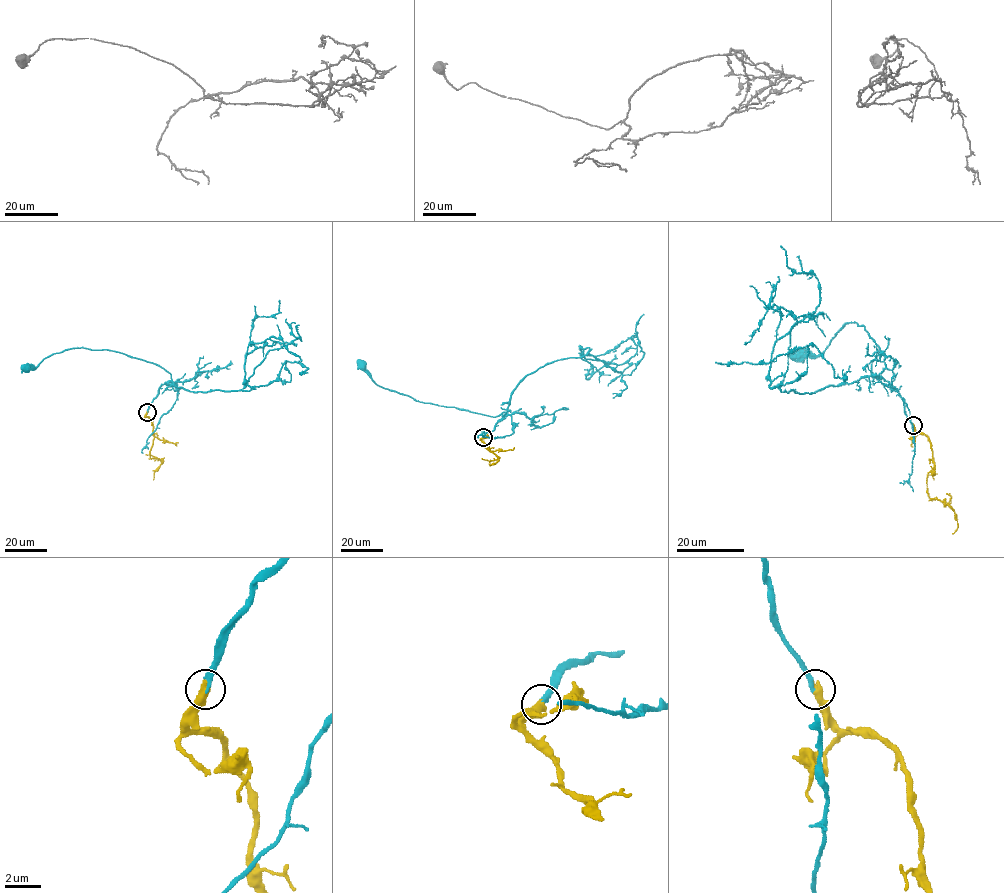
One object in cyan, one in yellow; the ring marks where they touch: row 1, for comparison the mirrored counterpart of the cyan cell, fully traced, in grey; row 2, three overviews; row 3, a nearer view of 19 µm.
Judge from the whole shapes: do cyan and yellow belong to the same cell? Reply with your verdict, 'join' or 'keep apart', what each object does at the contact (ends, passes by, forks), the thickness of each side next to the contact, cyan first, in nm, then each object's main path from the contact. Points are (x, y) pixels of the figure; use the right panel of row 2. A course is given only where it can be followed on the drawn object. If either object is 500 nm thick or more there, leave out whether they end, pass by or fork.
join; cyan ends there; yellow ends there; 240 nm thick on the cyan side, 480 nm on the other; cyan runs (912, 425), (897, 391), (872, 374), (873, 360), (880, 349), (862, 325), (847, 323), (817, 355), (796, 355); yellow runs (912, 425), (931, 443), (933, 468), (927, 478), (928, 497), (939, 499), (954, 512), (957, 529), (952, 534)

